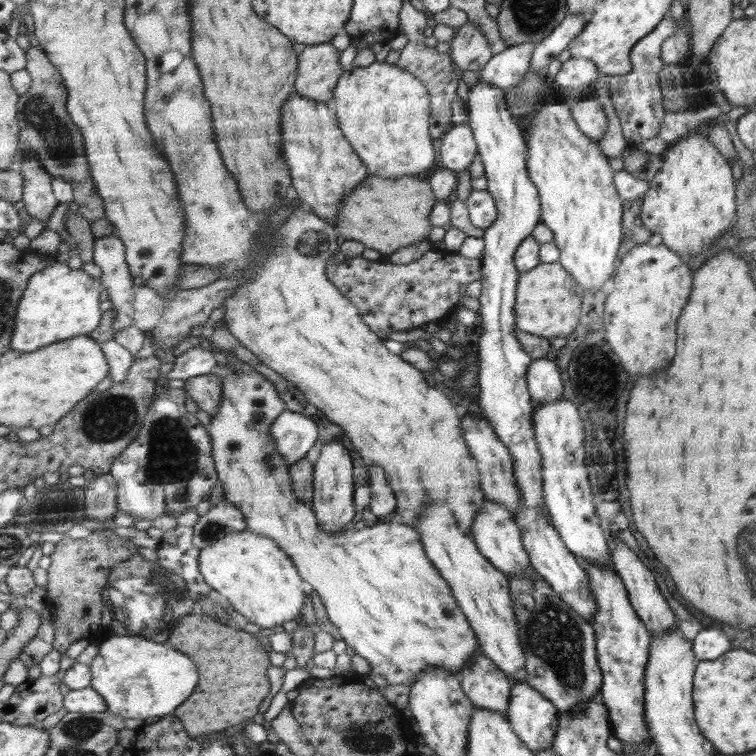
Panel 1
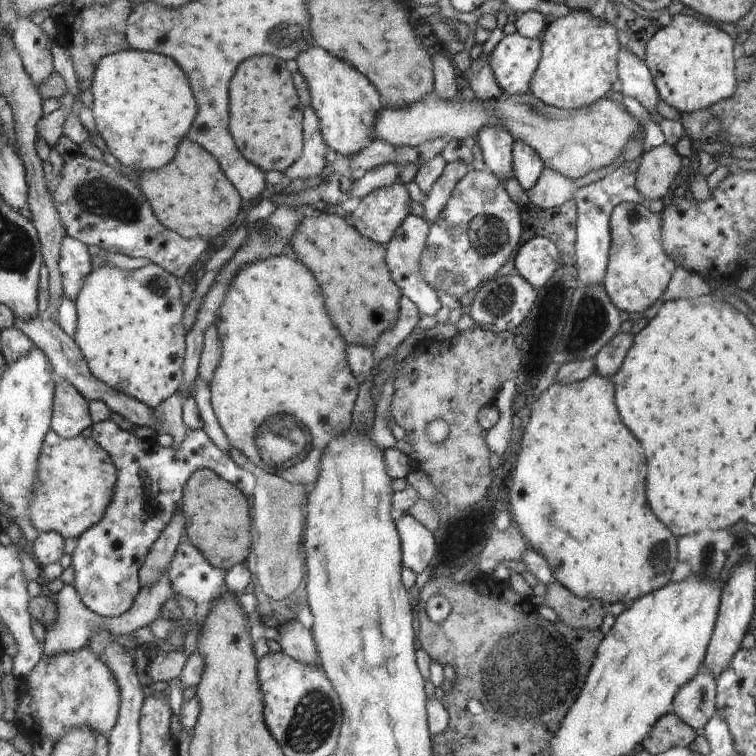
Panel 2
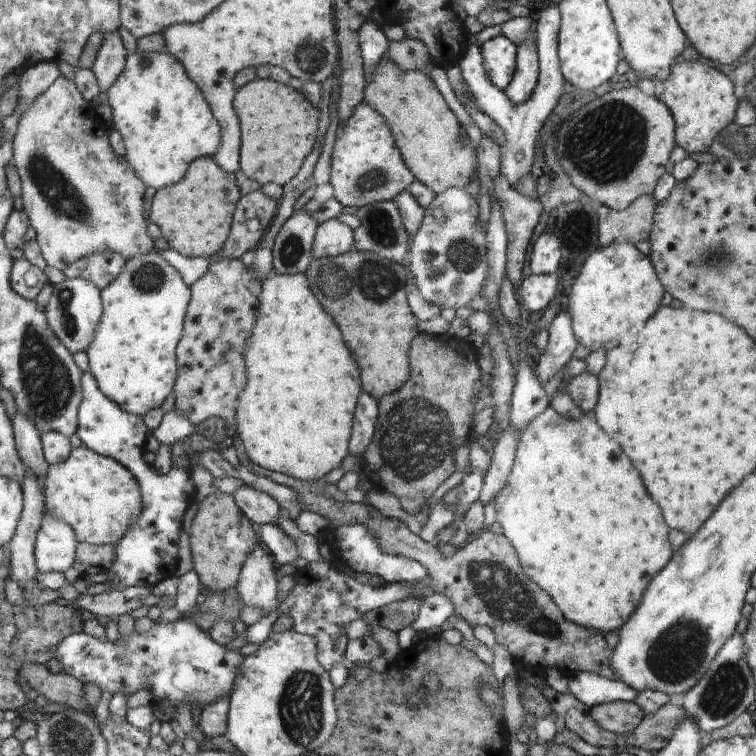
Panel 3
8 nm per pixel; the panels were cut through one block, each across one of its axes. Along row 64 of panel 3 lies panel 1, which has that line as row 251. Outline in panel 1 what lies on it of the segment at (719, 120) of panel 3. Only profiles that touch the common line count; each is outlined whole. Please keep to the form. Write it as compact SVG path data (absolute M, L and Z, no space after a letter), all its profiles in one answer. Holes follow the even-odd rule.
M702 132L690 134L668 146L662 155L664 163L654 178L649 181L649 189L641 205L641 218L644 227L655 237L660 235L662 243L680 256L700 256L716 244L716 240L732 226L736 202L734 202L734 176L732 166L724 155L705 137Z

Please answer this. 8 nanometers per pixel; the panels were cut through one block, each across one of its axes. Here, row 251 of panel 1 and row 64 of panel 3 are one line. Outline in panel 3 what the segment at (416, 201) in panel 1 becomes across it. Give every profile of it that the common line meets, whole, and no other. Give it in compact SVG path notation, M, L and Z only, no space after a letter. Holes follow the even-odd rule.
M388 52L380 60L372 78L365 81L363 101L384 116L415 180L423 181L428 188L433 188L436 195L448 188L464 189L468 185L478 156L474 156L466 132L430 76L426 84L424 70L404 72L392 62Z

